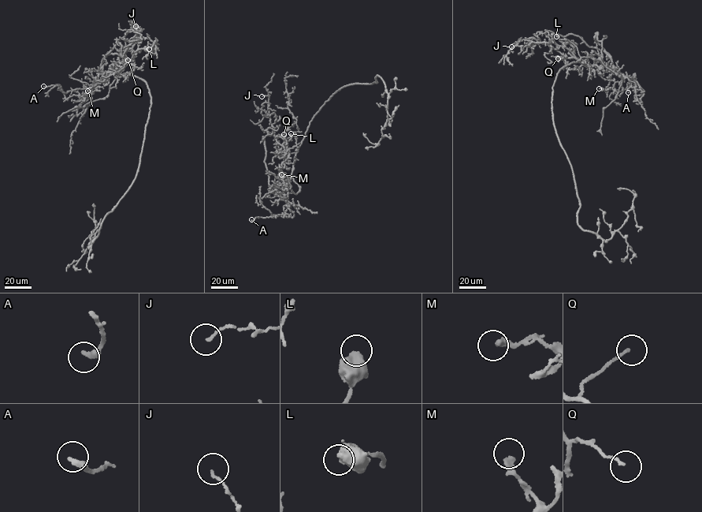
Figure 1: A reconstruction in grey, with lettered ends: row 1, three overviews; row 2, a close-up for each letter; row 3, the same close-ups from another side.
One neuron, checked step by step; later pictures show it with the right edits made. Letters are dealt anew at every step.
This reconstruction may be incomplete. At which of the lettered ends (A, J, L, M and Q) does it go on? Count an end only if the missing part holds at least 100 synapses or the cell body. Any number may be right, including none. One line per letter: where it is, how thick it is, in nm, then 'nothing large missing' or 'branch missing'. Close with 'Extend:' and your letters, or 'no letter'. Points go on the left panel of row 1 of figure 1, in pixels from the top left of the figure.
A: at (43, 86); 320 nm thick; nothing large missing
J: at (135, 26); 110 nm thick; nothing large missing
L: at (149, 49); 700 nm thick; nothing large missing
M: at (87, 91); 280 nm thick; nothing large missing
Q: at (128, 60); 120 nm thick; nothing large missing
Extend: no letter

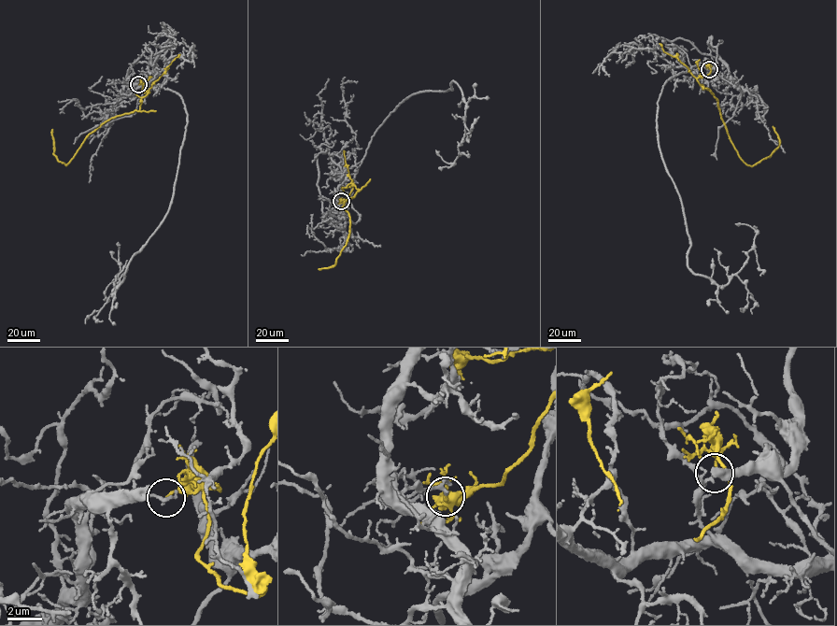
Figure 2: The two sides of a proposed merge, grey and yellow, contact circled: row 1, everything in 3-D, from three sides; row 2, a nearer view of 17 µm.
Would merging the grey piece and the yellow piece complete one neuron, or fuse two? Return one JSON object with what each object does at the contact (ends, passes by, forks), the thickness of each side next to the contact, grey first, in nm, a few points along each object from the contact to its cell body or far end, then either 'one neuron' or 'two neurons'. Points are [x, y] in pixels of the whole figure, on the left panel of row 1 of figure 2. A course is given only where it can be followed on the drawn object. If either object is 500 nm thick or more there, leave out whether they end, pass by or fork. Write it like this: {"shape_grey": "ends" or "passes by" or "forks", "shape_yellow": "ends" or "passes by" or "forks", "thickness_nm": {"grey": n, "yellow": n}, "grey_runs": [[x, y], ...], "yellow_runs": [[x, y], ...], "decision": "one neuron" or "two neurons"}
{"shape_grey": "passes by", "shape_yellow": "ends", "thickness_nm": {"grey": 130, "yellow": 170}, "grey_runs": [[138, 84], [122, 97], [148, 62], [142, 88], [179, 95], [187, 125], [168, 212], [111, 294], [118, 242]], "yellow_runs": [[138, 84], [144, 92], [149, 92], [141, 98], [138, 111], [100, 125], [65, 165], [53, 153], [52, 129]], "decision": "two neurons"}

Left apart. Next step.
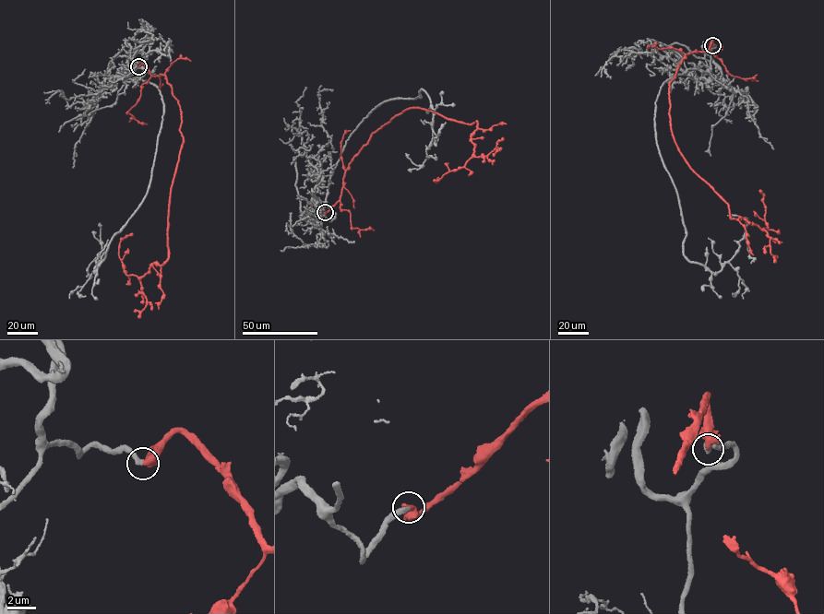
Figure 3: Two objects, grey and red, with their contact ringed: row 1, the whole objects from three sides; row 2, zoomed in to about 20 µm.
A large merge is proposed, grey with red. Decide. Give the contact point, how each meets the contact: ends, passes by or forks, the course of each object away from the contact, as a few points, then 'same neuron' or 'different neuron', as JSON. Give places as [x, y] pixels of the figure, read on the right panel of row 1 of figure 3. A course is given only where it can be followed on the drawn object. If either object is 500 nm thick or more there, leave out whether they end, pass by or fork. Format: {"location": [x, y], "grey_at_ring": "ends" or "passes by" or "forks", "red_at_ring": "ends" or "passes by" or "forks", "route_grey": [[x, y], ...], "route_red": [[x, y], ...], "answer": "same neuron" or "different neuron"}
{"location": [712, 45], "grey_at_ring": "ends", "red_at_ring": "passes by", "route_grey": [[712, 46], [710, 70], [690, 68], [661, 87], [654, 128], [686, 258], [721, 269], [747, 225], [727, 215]], "route_red": [[712, 46], [686, 55], [669, 84], [671, 132], [731, 218], [769, 230], [759, 190]], "answer": "same neuron"}

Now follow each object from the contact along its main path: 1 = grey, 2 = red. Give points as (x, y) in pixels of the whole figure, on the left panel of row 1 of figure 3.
1: (138, 66), (129, 64), (122, 79), (149, 82), (164, 106), (151, 175), (93, 271), (100, 223)
2: (138, 66), (165, 76), (183, 144), (168, 258), (139, 277), (125, 274), (118, 255), (132, 233)

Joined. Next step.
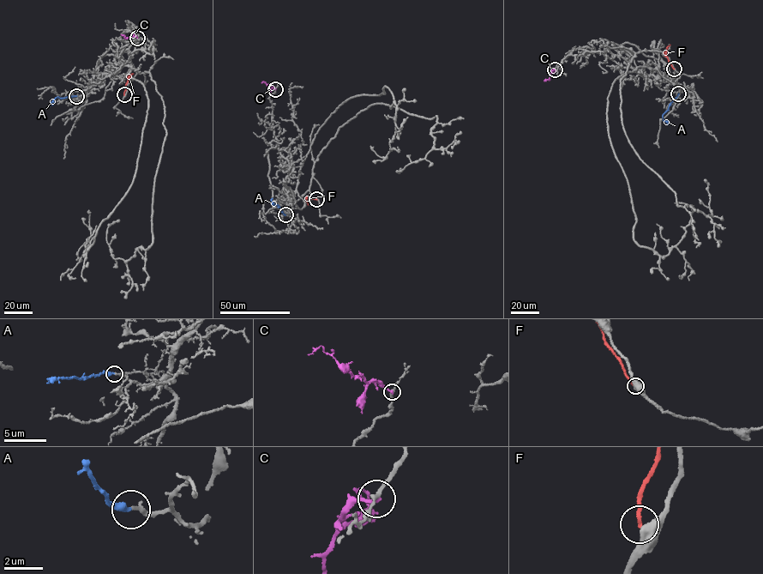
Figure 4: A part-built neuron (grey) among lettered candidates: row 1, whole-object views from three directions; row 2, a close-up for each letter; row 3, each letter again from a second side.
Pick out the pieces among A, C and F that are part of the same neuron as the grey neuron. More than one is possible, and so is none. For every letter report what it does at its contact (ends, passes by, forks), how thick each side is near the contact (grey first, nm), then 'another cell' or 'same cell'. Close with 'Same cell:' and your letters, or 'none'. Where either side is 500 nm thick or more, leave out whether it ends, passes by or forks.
A: it ends; calibres 190 and 300 nm; same cell
C: it ends; calibres 170 and 180 nm; another cell
F: it ends; calibres 480 and 200 nm; another cell
Same cell: A

